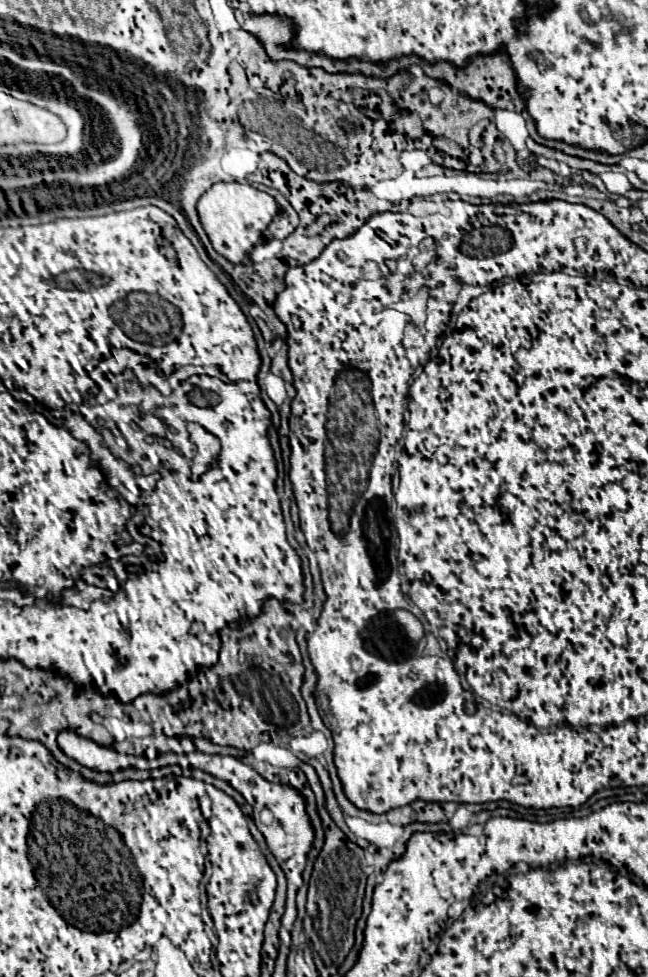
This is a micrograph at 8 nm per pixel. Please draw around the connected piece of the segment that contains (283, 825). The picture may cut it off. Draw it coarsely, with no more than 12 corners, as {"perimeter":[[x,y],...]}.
{"perimeter":[[194,751],[194,769],[228,781],[288,881],[282,925],[296,921],[314,829],[306,799],[236,757]]}

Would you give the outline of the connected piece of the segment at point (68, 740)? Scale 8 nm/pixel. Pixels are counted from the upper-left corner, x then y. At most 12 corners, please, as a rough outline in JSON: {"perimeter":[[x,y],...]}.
{"perimeter":[[72,731],[58,747],[80,765],[100,773],[146,769],[146,757],[120,755]]}

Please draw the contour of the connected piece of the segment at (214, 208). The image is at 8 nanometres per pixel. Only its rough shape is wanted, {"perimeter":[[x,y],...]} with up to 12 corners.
{"perimeter":[[214,183],[200,223],[230,263],[246,263],[278,213],[248,183]]}

